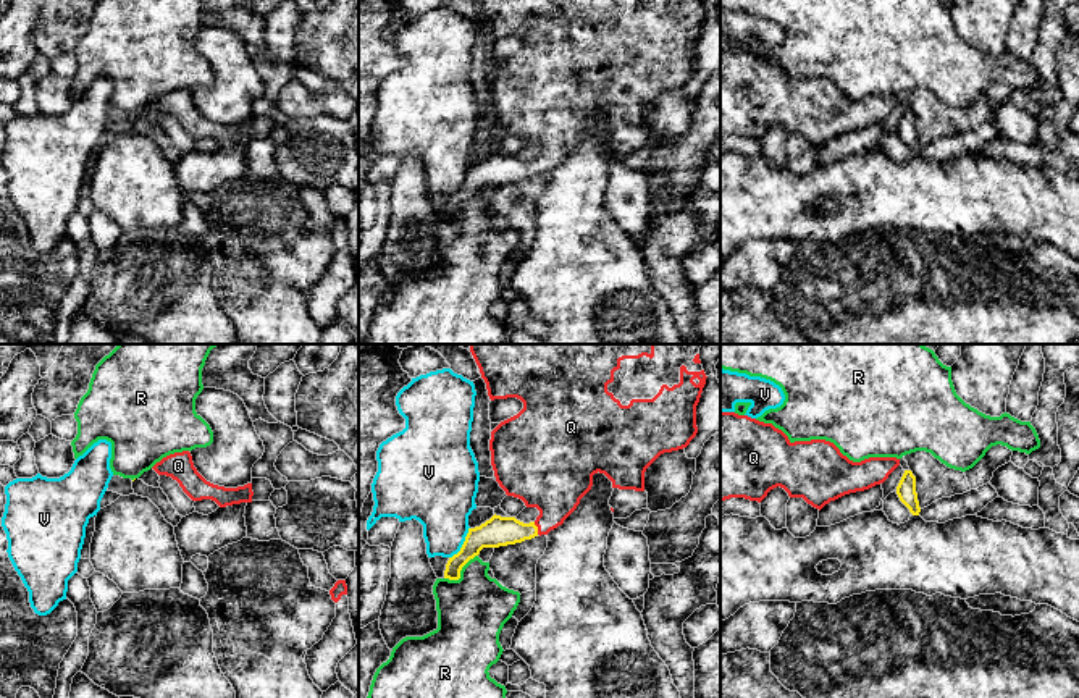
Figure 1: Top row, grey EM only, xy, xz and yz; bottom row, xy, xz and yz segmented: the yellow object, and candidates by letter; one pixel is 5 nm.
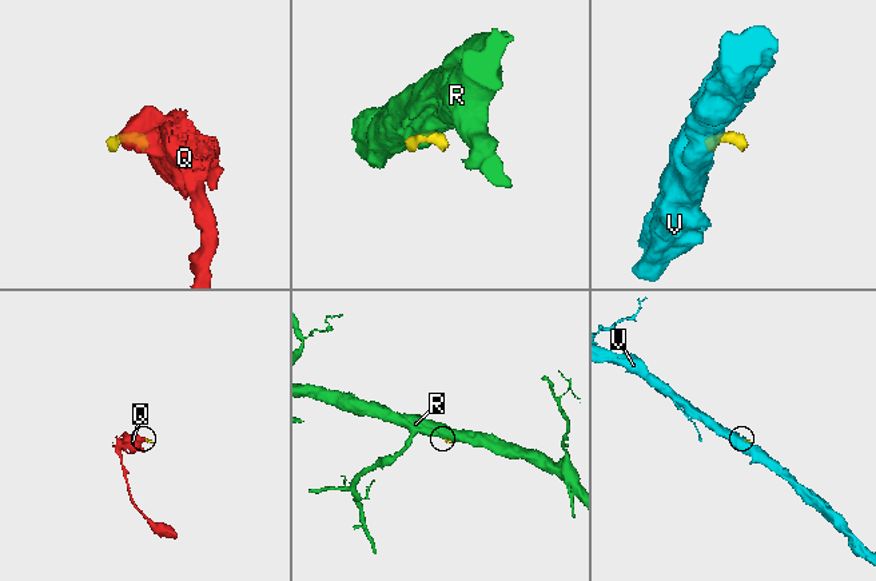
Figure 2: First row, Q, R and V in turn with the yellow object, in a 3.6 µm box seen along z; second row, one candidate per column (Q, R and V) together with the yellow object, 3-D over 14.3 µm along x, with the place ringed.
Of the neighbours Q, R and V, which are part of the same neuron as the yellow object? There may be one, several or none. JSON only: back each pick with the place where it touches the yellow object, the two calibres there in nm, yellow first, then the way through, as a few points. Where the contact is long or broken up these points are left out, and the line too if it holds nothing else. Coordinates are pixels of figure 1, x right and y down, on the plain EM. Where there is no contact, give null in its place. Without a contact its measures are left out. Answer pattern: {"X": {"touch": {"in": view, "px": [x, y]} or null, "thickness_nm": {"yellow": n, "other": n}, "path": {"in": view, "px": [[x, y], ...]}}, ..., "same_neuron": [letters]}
{"Q": {"touch": {"in": "xz", "px": [537, 167]}, "thickness_nm": {"yellow": 150, "other": 320}, "path": {"in": "xz", "px": [[498, 168], [537, 167], [553, 151], [553, 120]]}}, "same_neuron": ["Q"]}

